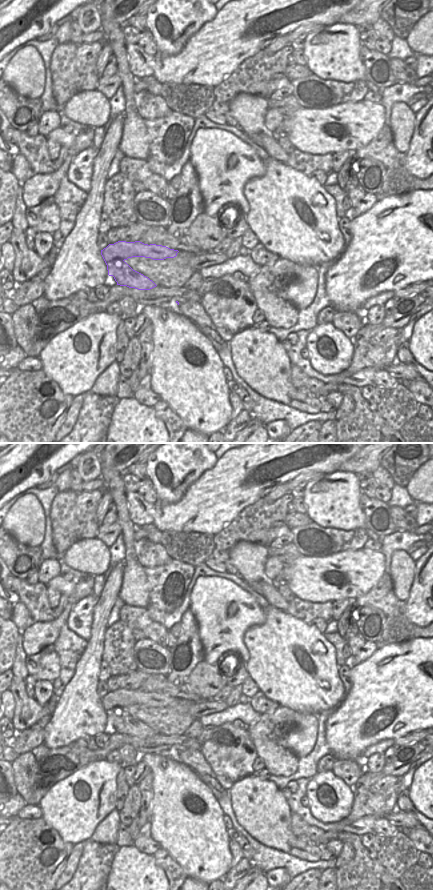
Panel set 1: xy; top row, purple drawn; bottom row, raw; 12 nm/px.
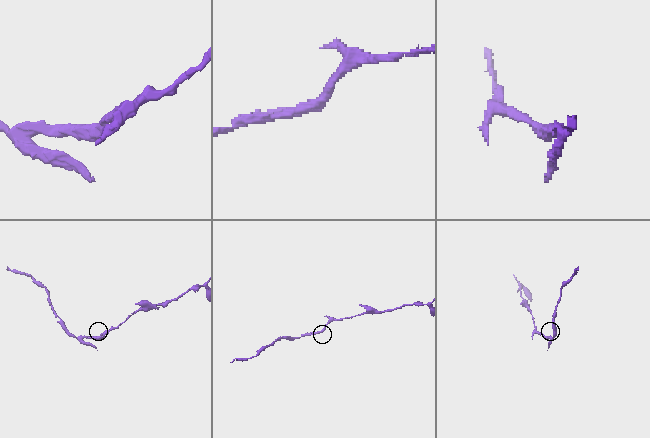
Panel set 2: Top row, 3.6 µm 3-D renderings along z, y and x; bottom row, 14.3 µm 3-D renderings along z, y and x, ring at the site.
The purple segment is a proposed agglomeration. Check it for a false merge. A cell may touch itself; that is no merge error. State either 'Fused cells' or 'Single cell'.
Fused cells.

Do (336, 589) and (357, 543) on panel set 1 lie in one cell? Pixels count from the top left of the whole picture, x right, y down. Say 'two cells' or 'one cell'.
two cells

